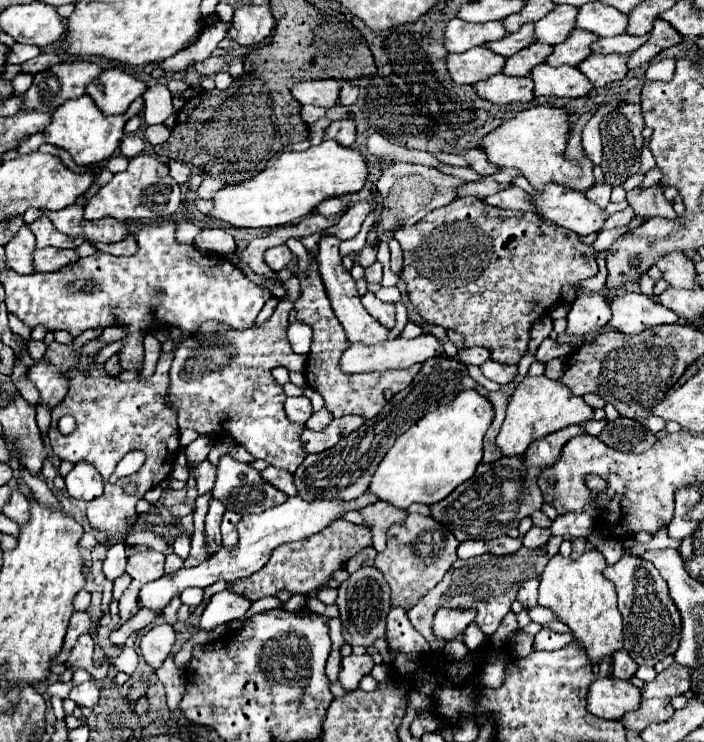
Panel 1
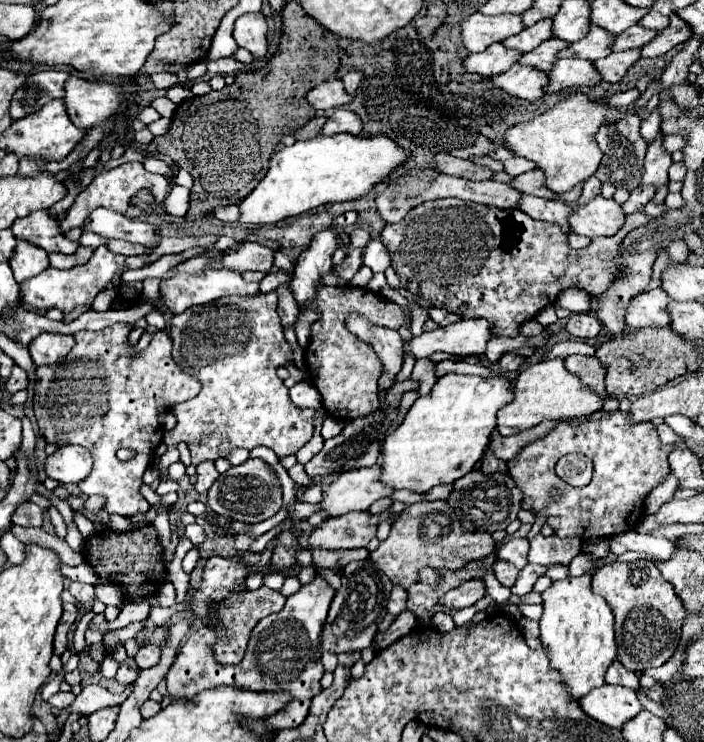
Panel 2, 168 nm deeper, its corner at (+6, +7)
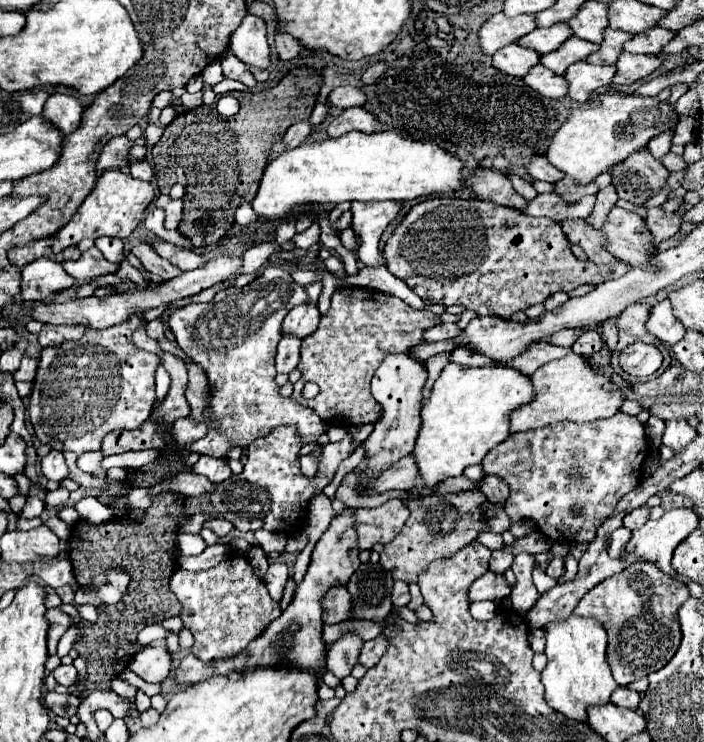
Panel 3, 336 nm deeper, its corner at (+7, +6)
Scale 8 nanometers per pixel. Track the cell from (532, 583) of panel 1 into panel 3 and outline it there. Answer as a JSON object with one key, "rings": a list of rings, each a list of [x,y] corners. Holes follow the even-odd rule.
{"rings":[[[495,550],[489,558],[489,570],[495,572],[495,574],[503,574],[511,564],[513,564],[513,554],[511,552]]]}

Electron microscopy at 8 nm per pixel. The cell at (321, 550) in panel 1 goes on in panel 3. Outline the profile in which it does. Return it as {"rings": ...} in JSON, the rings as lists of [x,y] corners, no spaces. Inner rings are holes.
{"rings":[[[389,500],[379,508],[355,510],[355,530],[359,536],[359,548],[371,550],[377,542],[391,542],[409,518],[409,508],[401,500]]]}

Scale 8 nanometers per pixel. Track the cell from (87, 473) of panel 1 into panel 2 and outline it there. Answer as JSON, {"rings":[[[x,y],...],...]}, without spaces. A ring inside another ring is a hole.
{"rings":[[[64,445],[46,459],[46,475],[62,485],[80,483],[92,471],[92,455],[82,445]]]}

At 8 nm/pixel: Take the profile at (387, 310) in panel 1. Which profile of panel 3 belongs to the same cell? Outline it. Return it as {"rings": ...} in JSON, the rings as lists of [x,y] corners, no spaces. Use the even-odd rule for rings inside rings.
{"rings":[[[339,288],[331,298],[331,308],[327,310],[327,314],[321,316],[319,328],[301,342],[301,360],[297,366],[297,370],[301,372],[301,380],[299,384],[295,384],[295,392],[291,398],[295,402],[301,402],[301,406],[309,406],[311,410],[315,410],[315,414],[321,416],[321,420],[329,426],[375,424],[381,412],[381,406],[375,402],[375,398],[369,392],[369,384],[375,370],[379,368],[385,356],[409,354],[413,346],[423,344],[425,342],[423,332],[437,324],[441,324],[439,316],[435,316],[429,310],[415,310],[395,296],[387,296],[375,290],[367,290],[367,288]],[[305,382],[319,384],[321,392],[317,398],[313,400],[301,398],[301,384]]]}

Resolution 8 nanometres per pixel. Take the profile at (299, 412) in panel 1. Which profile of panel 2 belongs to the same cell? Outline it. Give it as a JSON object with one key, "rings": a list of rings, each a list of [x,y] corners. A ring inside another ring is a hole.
{"rings":[[[308,381],[296,383],[290,389],[290,401],[300,407],[300,409],[308,409],[308,407],[322,407],[322,401],[318,397],[318,389],[314,389],[314,385],[310,385]]]}

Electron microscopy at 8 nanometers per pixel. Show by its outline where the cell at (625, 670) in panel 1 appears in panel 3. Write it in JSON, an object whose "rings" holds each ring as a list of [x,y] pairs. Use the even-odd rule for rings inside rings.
{"rings":[[[619,686],[615,692],[613,692],[613,696],[611,696],[611,702],[615,704],[615,706],[621,706],[621,708],[629,708],[629,710],[633,710],[633,708],[639,708],[639,692],[633,692],[633,690],[629,690],[629,688],[625,688],[625,686]]]}

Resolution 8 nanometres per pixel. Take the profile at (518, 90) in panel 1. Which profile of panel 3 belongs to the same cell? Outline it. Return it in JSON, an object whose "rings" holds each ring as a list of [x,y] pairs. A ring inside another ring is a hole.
{"rings":[[[535,66],[525,78],[525,84],[533,90],[537,90],[541,96],[547,98],[563,98],[567,96],[567,82],[563,76],[553,74],[549,68],[545,66]]]}

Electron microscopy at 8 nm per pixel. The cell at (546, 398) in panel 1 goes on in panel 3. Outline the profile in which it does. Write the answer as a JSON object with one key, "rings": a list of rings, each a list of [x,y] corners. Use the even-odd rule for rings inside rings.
{"rings":[[[569,352],[559,360],[549,362],[547,366],[541,366],[531,376],[531,380],[535,386],[535,400],[517,408],[511,414],[511,432],[537,430],[563,420],[589,422],[589,420],[609,418],[621,410],[625,400],[621,388],[615,382],[611,382],[609,376],[605,376],[599,368],[591,366],[589,360],[573,352]]]}

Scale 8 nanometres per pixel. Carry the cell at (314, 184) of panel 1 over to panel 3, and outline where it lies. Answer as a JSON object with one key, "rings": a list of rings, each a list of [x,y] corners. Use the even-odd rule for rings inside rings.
{"rings":[[[391,130],[375,134],[349,132],[341,138],[301,144],[273,158],[263,172],[257,196],[251,204],[259,218],[283,220],[305,204],[335,206],[353,200],[407,202],[421,196],[463,190],[461,170],[463,162],[459,156],[437,144],[409,140]]]}

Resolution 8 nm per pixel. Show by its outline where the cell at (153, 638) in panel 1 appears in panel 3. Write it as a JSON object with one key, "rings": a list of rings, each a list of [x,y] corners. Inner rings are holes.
{"rings":[[[145,646],[141,650],[141,654],[137,654],[131,664],[129,670],[135,672],[137,676],[141,676],[145,682],[163,682],[169,674],[171,674],[171,654],[165,648],[157,648],[157,646]]]}

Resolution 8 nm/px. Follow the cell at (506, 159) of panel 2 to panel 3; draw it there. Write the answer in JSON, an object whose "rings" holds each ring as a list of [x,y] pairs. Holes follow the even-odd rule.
{"rings":[[[539,156],[539,158],[533,158],[533,160],[527,160],[525,164],[527,164],[529,174],[531,174],[535,180],[545,180],[545,182],[555,184],[555,182],[559,182],[559,180],[565,178],[565,176],[561,174],[561,170],[557,170],[557,168],[553,168],[553,164],[545,162],[545,156]]]}

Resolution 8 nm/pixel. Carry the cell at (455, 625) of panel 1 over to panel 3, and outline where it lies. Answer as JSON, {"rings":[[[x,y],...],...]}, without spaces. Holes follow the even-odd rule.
{"rings":[[[487,572],[481,578],[477,578],[473,582],[473,586],[469,588],[469,600],[491,600],[491,602],[499,602],[503,598],[507,598],[511,594],[511,586],[505,580],[505,574],[493,574]]]}

